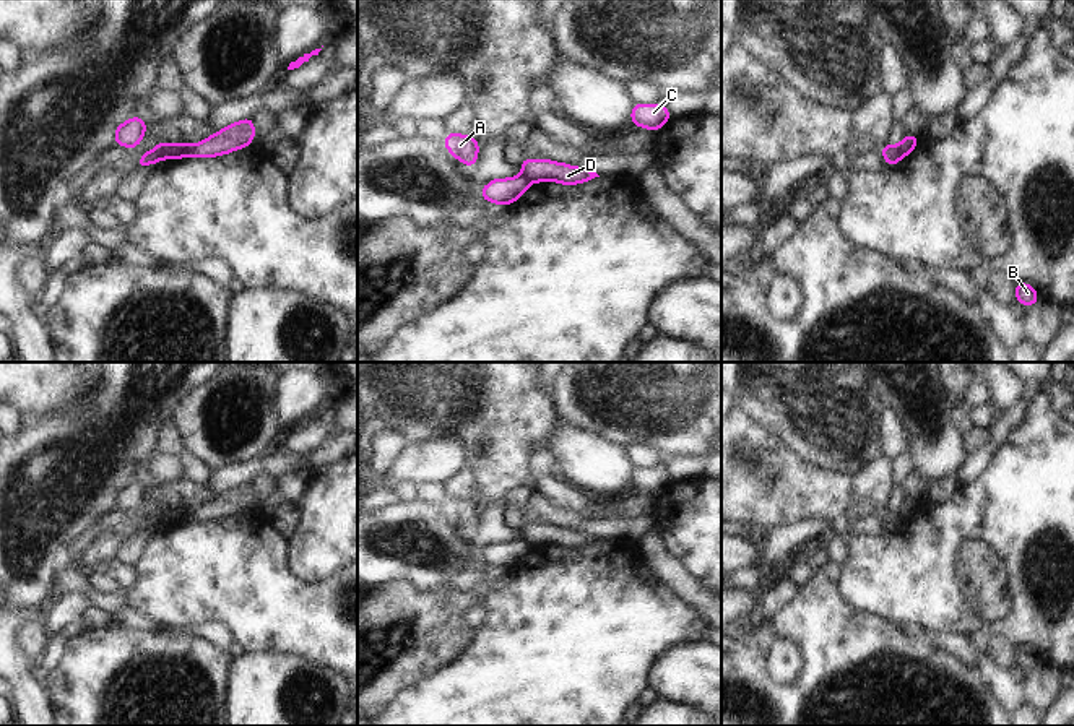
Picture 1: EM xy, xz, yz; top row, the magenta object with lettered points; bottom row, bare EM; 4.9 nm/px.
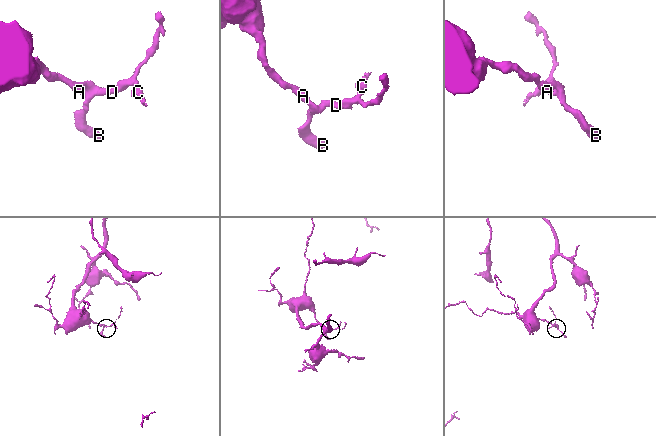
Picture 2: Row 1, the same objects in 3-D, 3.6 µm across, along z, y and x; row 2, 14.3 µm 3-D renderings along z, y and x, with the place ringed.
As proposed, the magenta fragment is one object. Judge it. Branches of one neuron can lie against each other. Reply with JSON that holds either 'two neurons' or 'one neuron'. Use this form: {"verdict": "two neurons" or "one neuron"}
{"verdict": "two neurons"}

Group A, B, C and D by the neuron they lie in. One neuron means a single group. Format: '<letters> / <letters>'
A B / C D

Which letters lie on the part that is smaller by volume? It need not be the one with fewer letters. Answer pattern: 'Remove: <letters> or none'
Remove: C, D

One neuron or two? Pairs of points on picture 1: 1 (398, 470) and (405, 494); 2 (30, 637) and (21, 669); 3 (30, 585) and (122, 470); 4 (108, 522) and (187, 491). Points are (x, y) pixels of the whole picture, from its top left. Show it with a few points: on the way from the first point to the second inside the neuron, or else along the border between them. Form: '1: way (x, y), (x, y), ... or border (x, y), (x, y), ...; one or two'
1: border (415, 483), (398, 481), (392, 488); two
2: border (17, 640), (21, 652), (34, 663); two
3: way (30, 554), (91, 491); one
4: way (127, 522), (158, 496), (168, 494); one

